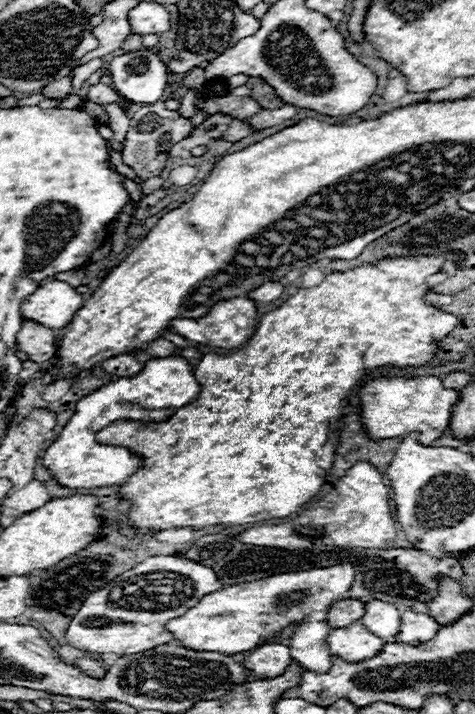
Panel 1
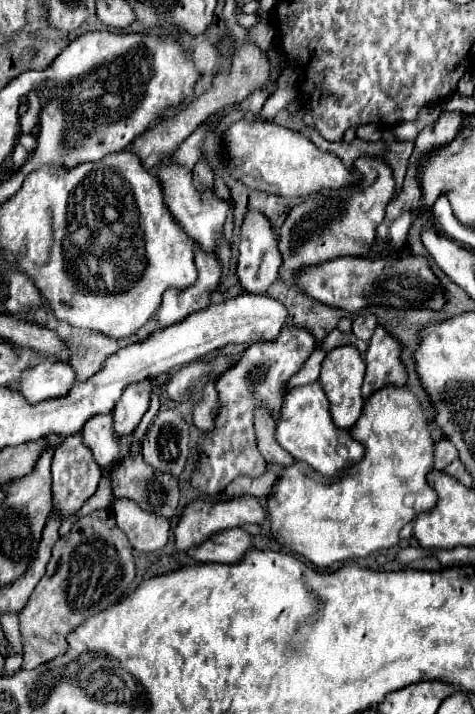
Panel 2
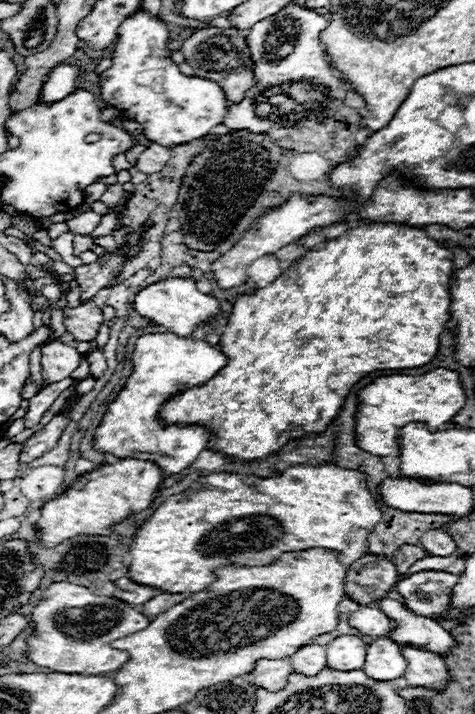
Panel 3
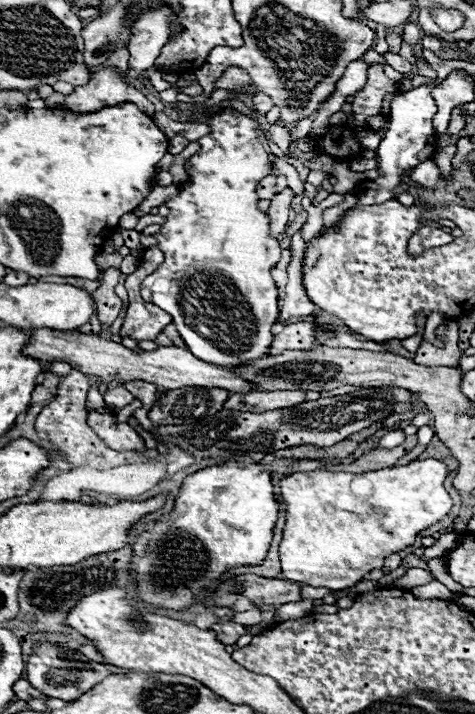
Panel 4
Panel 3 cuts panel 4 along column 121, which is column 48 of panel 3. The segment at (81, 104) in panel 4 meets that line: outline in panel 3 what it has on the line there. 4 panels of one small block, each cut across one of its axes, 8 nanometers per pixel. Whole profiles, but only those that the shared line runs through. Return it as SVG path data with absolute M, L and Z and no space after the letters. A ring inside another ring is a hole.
M58 64L50 74L46 76L46 82L42 84L40 100L44 104L58 102L72 94L76 90L76 78L80 76L80 66L74 64Z

